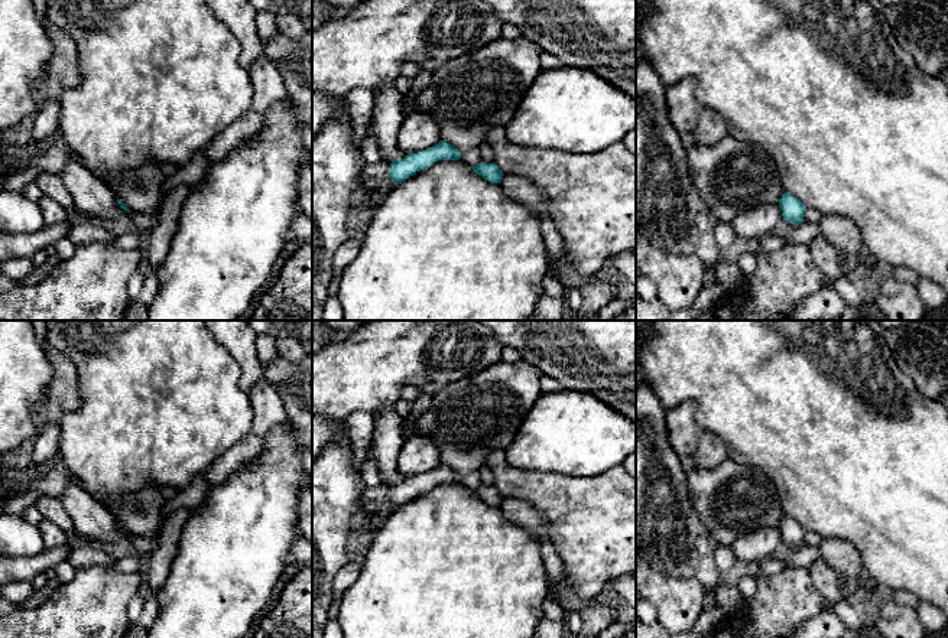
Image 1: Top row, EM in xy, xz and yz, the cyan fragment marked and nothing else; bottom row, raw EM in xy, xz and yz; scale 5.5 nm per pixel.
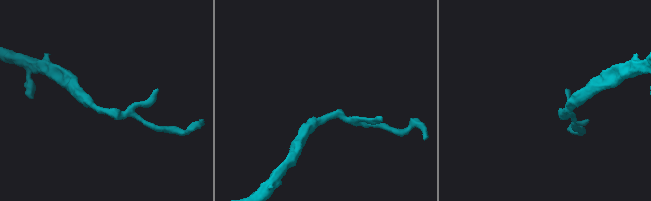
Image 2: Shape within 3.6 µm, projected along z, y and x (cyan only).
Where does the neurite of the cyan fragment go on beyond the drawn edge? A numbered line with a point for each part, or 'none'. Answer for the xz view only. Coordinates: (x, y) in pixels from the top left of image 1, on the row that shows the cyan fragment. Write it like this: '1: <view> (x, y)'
1: xz (388, 117)

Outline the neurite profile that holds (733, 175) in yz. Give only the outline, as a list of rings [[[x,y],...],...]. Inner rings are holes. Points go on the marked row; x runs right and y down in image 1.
[[[728,134],[714,146],[694,144],[686,159],[717,222],[731,222],[749,208],[779,204],[785,193],[773,157],[759,143]]]

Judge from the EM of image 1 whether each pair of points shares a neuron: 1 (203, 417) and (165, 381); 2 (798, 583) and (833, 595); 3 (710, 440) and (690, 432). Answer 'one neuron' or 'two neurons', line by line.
1: one neuron
2: two neurons
3: two neurons

